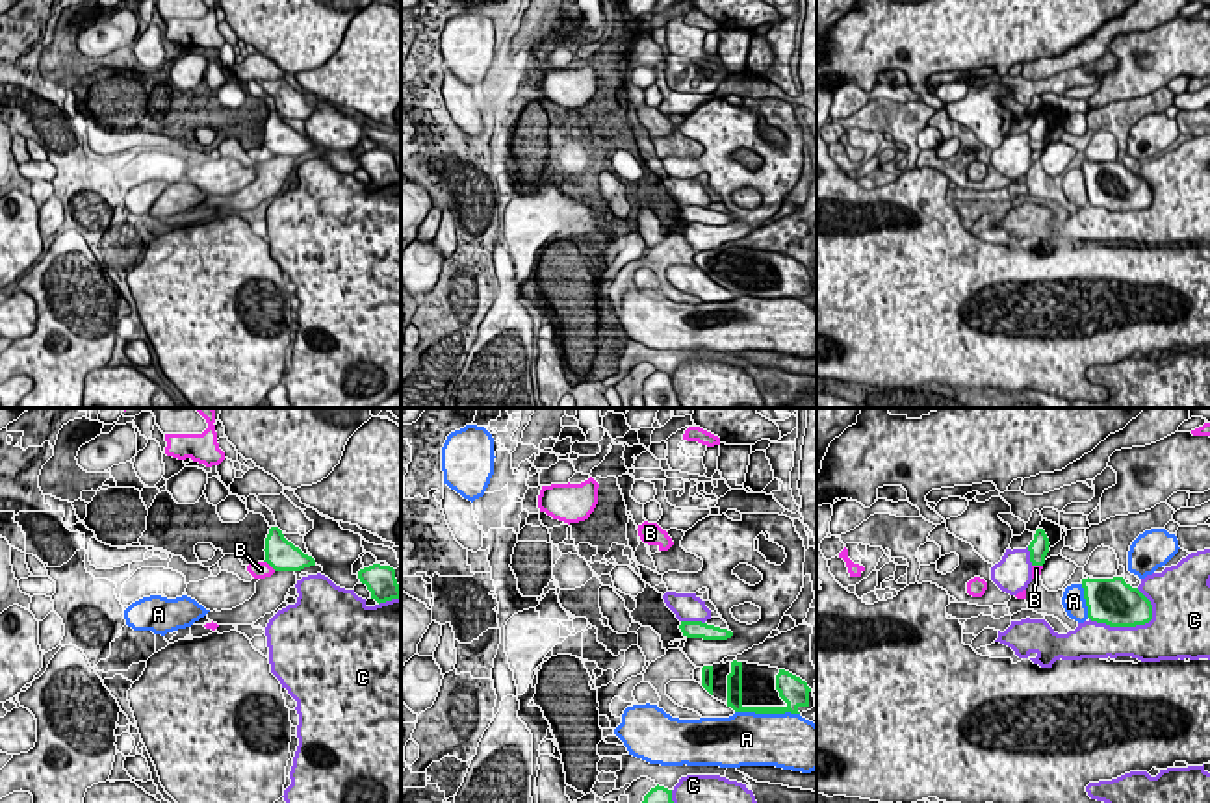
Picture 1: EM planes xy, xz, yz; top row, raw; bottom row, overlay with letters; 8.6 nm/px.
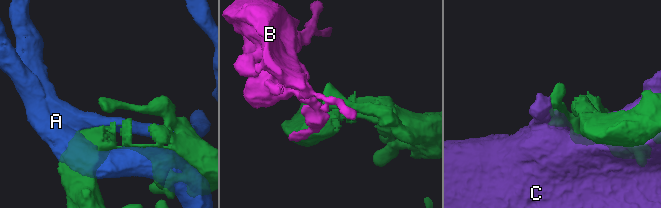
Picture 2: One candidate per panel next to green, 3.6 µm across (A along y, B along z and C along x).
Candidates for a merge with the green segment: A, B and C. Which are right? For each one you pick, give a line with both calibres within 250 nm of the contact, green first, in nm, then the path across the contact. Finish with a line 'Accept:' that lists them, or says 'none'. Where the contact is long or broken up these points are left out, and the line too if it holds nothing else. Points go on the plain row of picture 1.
Accept: none

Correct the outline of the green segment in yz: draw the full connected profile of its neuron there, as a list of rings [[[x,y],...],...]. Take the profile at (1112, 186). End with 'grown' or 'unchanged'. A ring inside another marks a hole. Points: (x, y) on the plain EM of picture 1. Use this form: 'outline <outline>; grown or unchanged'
outline [[[1123,161],[1082,163],[1088,202],[1110,211],[1136,211],[1152,204],[1151,185]]]; unchanged

